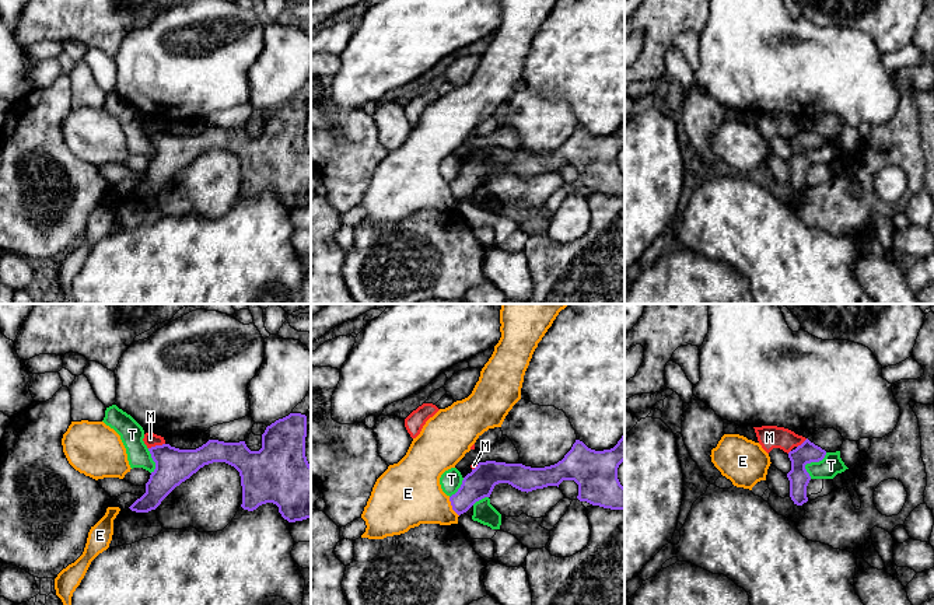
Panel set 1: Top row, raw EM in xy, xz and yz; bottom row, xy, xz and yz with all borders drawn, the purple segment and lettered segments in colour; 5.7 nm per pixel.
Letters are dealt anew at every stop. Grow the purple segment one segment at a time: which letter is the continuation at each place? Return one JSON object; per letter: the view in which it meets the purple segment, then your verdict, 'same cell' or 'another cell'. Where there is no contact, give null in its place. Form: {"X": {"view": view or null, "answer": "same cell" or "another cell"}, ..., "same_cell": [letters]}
{"E": {"view": "xz", "answer": "another cell"}, "M": {"view": "xy", "answer": "another cell"}, "T": {"view": "yz", "answer": "another cell"}, "same_cell": []}

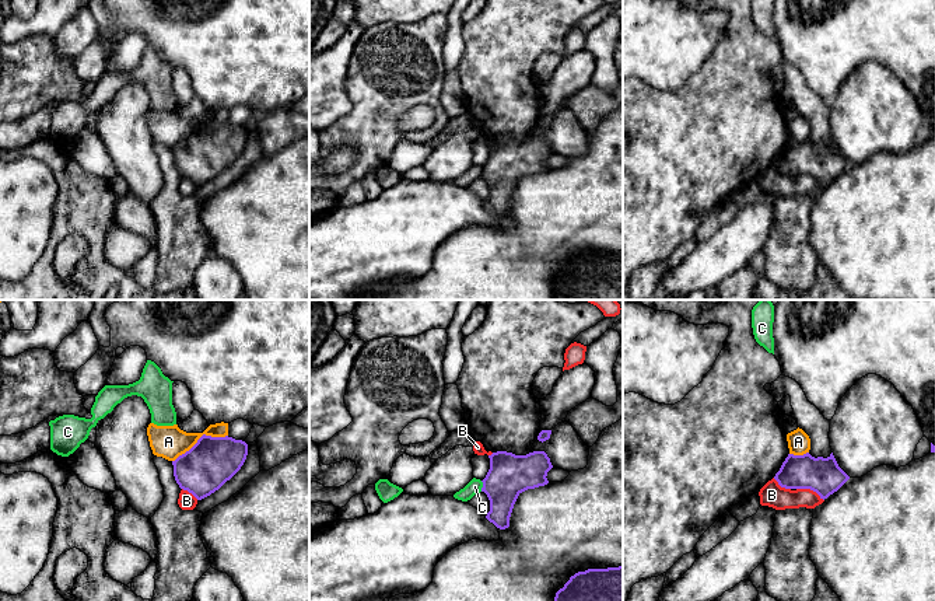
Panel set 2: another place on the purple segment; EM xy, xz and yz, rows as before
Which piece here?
{"A": {"view": "xy", "answer": "another cell"}, "B": {"view": "yz", "answer": "another cell"}, "C": {"view": "xz", "answer": "another cell"}, "same_cell": []}

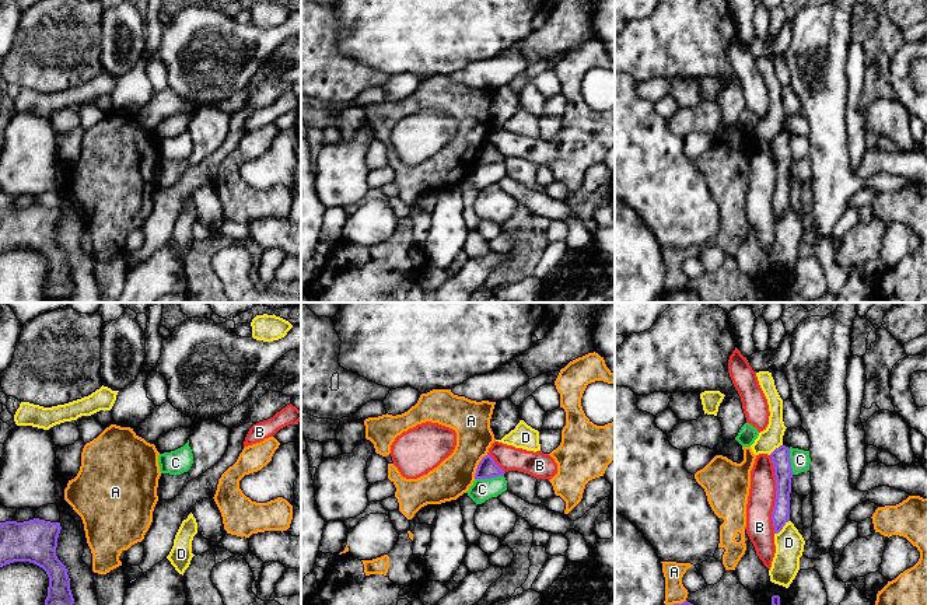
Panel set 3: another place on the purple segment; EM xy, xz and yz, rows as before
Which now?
{"A": {"view": "xz", "answer": "another cell"}, "B": {"view": "yz", "answer": "another cell"}, "C": {"view": "xz", "answer": "another cell"}, "D": {"view": "yz", "answer": "another cell"}, "same_cell": []}

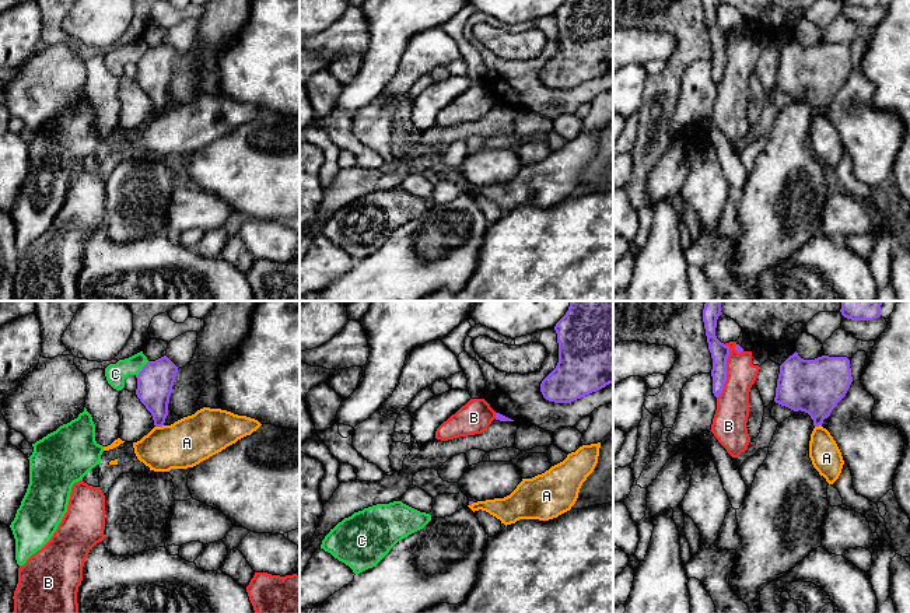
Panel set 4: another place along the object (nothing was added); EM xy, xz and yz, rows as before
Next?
{"A": {"view": "xy", "answer": "another cell"}, "B": {"view": "yz", "answer": "another cell"}, "C": {"view": "xy", "answer": "another cell"}, "same_cell": []}

